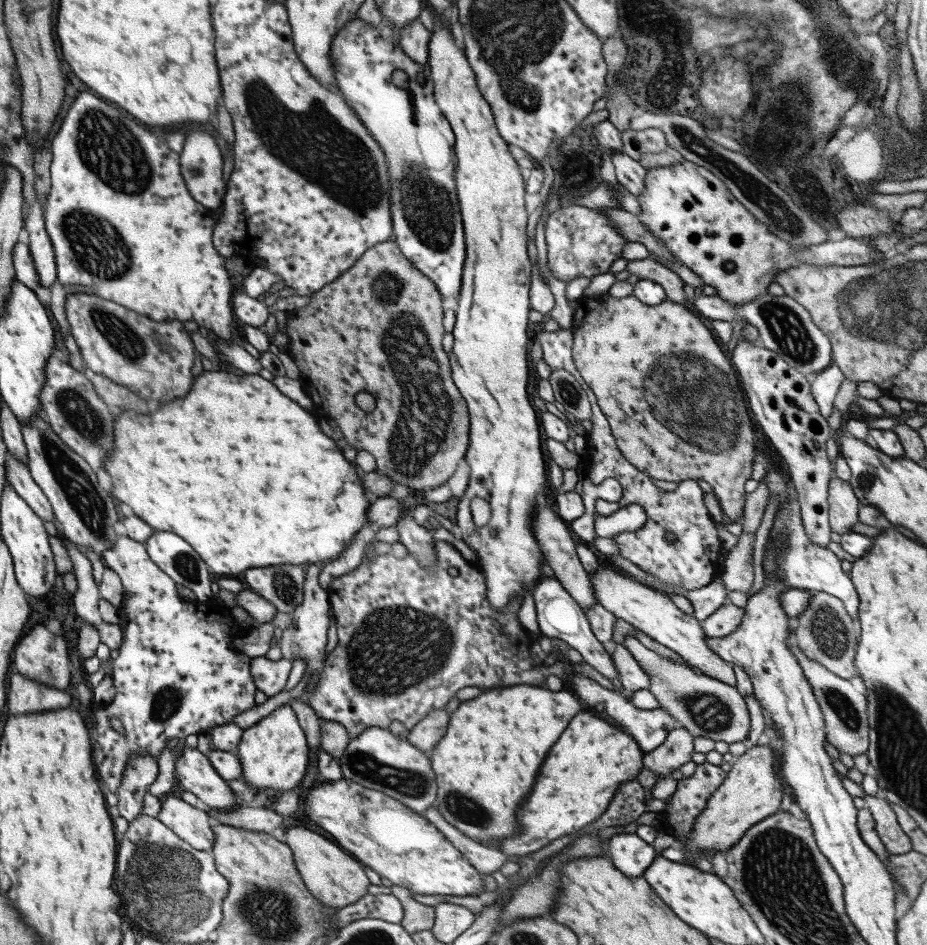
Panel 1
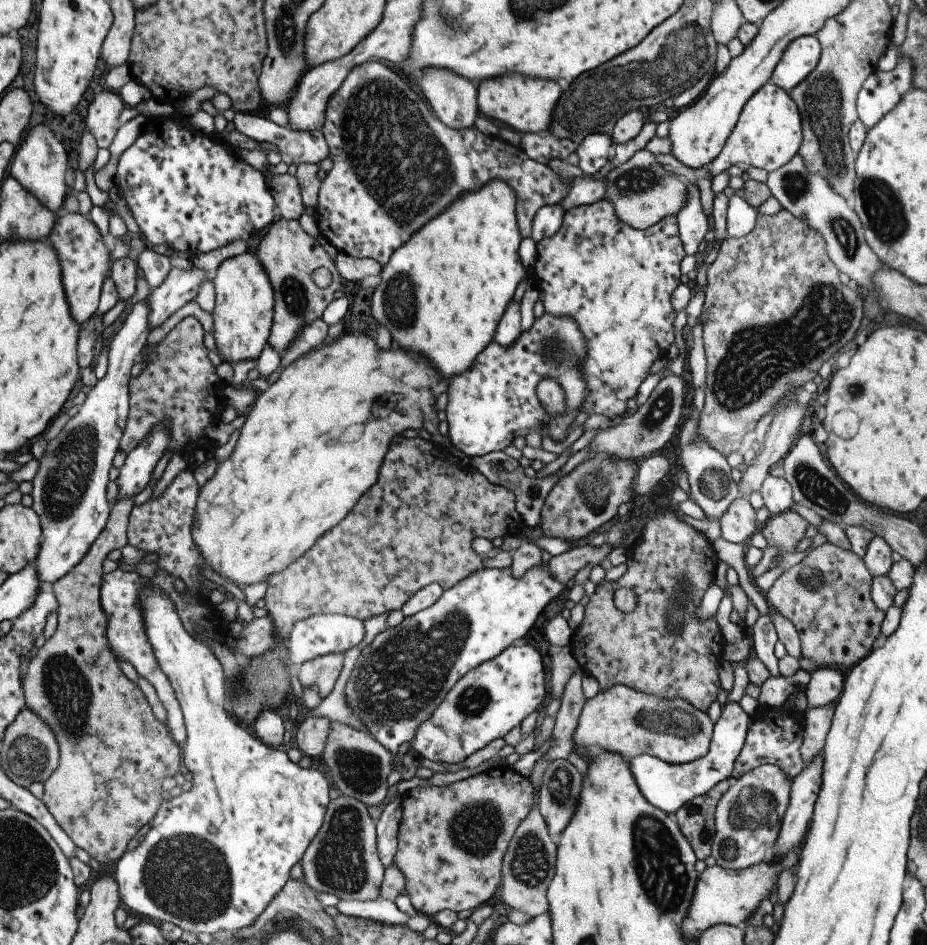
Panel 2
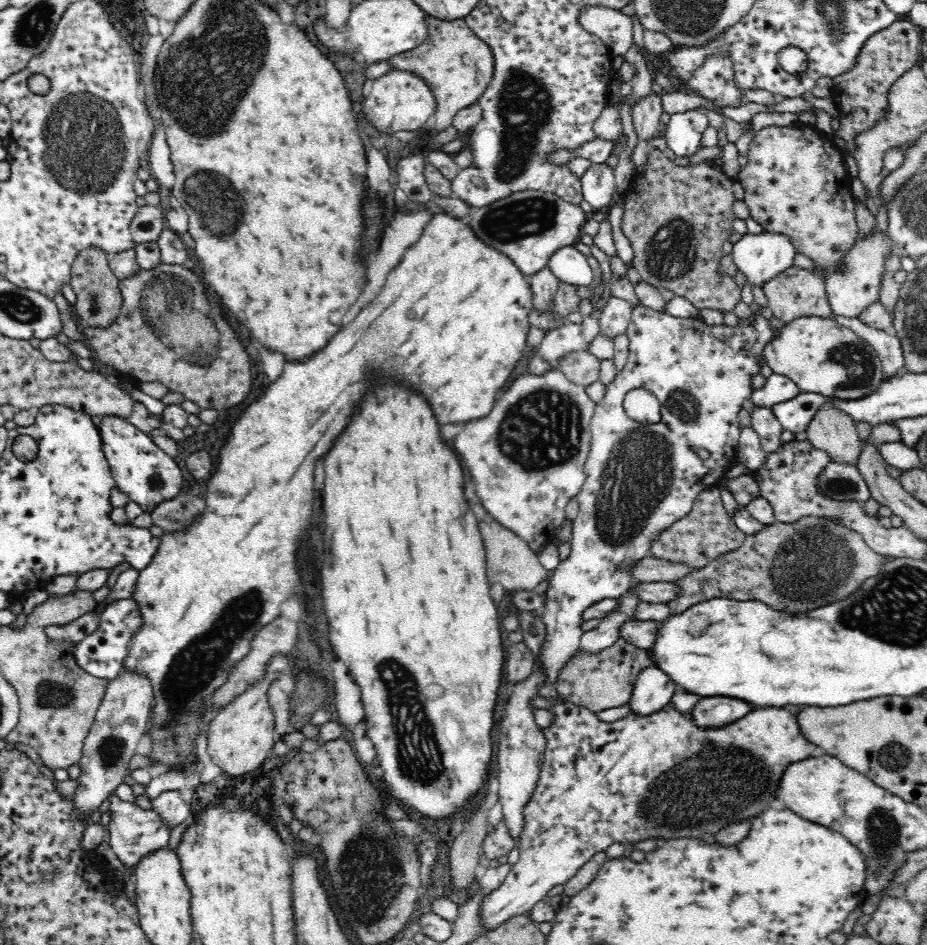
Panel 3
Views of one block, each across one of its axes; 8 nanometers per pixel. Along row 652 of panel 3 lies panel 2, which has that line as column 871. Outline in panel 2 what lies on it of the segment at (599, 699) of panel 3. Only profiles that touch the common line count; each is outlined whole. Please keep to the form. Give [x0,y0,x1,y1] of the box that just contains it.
[763,542,885,672]

